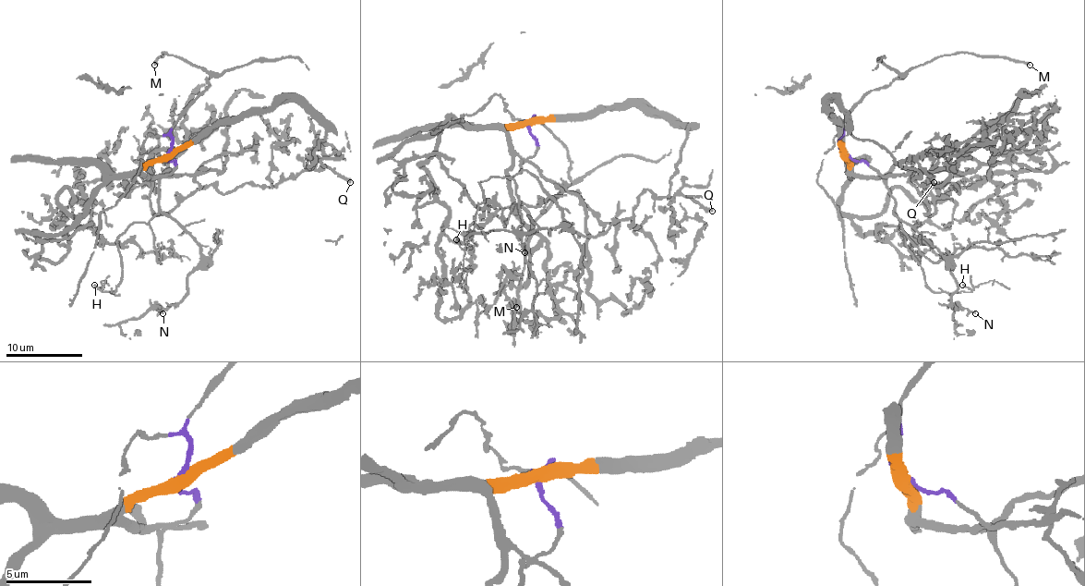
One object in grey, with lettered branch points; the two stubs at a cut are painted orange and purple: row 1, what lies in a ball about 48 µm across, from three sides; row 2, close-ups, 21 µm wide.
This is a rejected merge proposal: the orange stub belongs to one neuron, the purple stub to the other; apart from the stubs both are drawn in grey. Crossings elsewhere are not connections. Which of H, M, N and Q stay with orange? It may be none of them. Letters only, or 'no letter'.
Q

